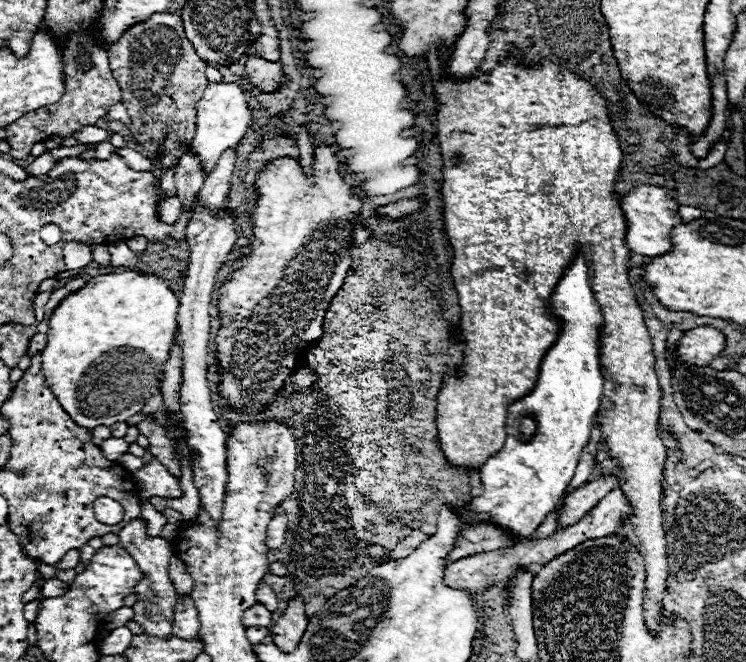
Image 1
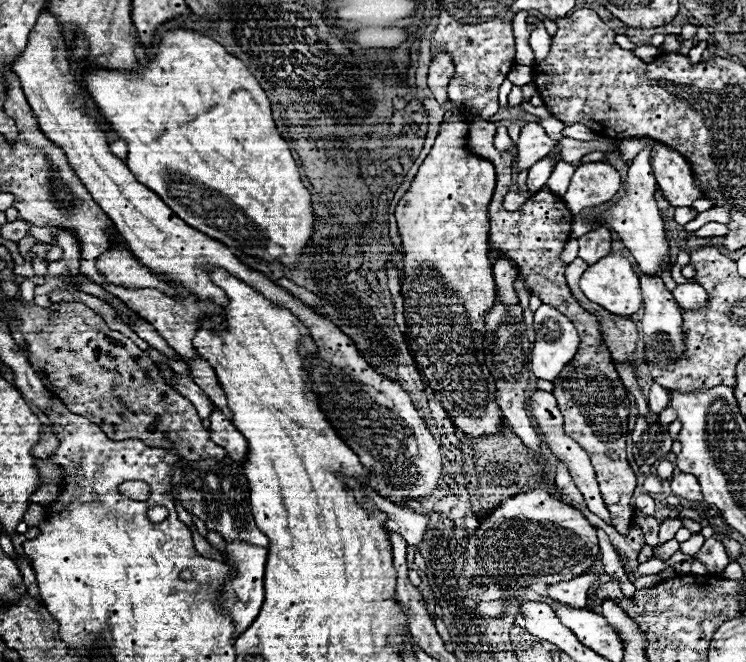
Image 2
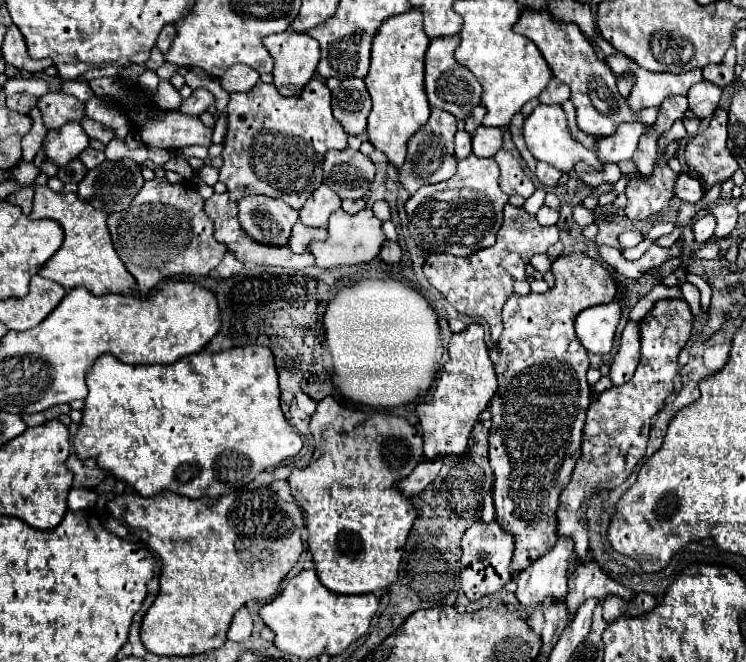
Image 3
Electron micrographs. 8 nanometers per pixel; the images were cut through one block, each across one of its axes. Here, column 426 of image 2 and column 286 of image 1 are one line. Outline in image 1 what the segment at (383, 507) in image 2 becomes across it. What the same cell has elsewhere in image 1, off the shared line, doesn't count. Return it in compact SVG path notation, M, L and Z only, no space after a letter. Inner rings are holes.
M274 516L268 524L268 532L266 532L266 544L270 550L280 548L280 544L284 542L284 534L286 534L286 524L288 518L286 516Z

